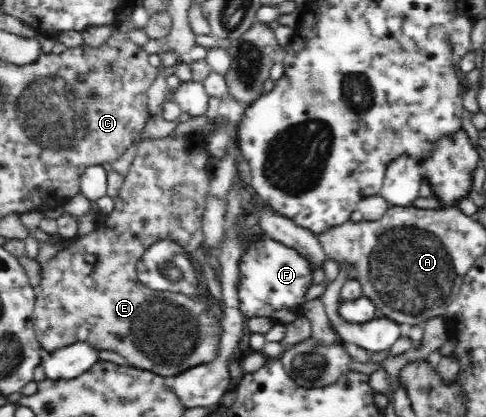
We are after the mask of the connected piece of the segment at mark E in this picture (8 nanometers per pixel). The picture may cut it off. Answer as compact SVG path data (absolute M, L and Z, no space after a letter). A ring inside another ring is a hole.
M171 133L166 137L146 137L139 141L136 146L136 152L129 173L124 177L124 182L118 191L118 195L112 199L114 208L107 214L105 221L97 225L99 229L83 236L74 237L67 246L57 251L56 255L48 260L42 269L41 290L36 293L32 320L38 343L45 351L52 352L62 347L67 347L72 343L87 342L101 350L116 351L119 355L123 355L123 357L127 359L128 365L139 370L146 370L161 375L163 378L179 375L187 371L187 369L193 369L193 367L197 367L197 365L207 365L207 363L213 363L213 361L217 359L220 346L220 335L222 334L222 322L221 318L216 317L214 305L210 303L213 297L210 295L207 285L205 285L206 277L203 268L198 261L198 257L194 254L202 245L202 215L206 208L206 199L210 195L209 185L213 169L214 164L212 163L212 157L205 148L203 140L194 140L192 135ZM163 240L169 240L179 244L179 246L185 250L185 254L189 255L189 259L192 260L193 271L196 271L197 278L199 278L199 291L197 291L197 295L185 295L179 292L159 293L157 290L147 289L145 285L142 285L139 281L136 268L139 258L150 245Z

